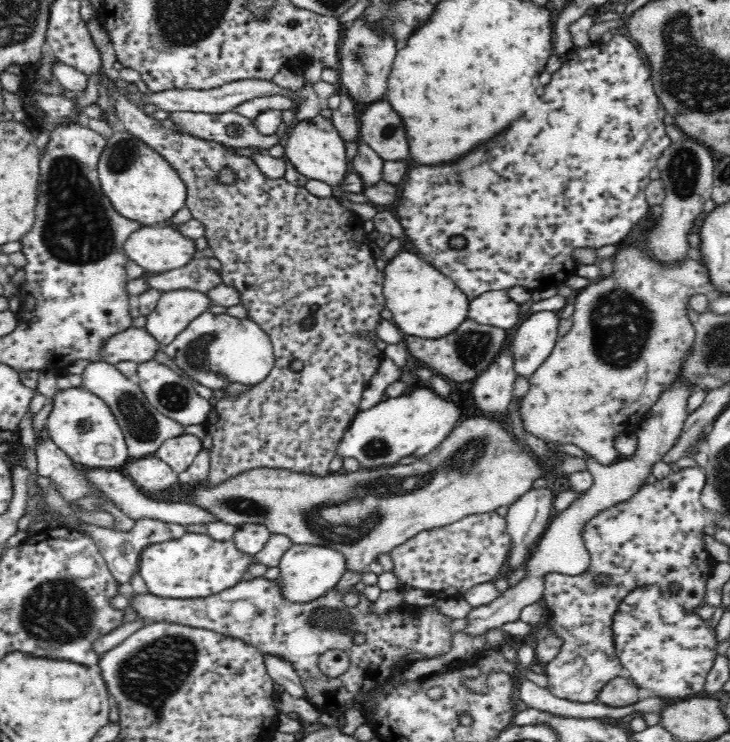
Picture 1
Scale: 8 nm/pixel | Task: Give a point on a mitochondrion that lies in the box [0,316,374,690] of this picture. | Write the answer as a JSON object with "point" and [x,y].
{"point":[59,611]}

